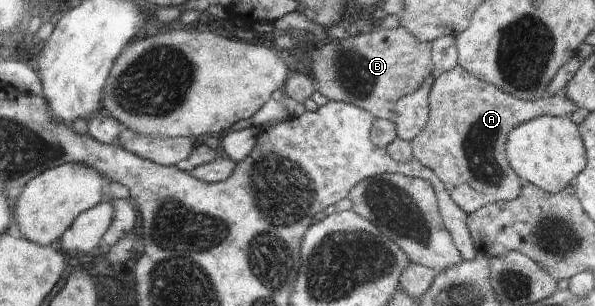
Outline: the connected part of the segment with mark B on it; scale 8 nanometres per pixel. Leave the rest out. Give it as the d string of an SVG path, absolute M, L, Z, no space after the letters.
M377 28L369 33L353 30L352 36L342 40L323 42L313 51L311 72L317 89L328 99L351 104L371 113L376 118L394 122L395 105L404 95L420 89L427 77L432 77L432 42L418 40L409 30L397 28Z

